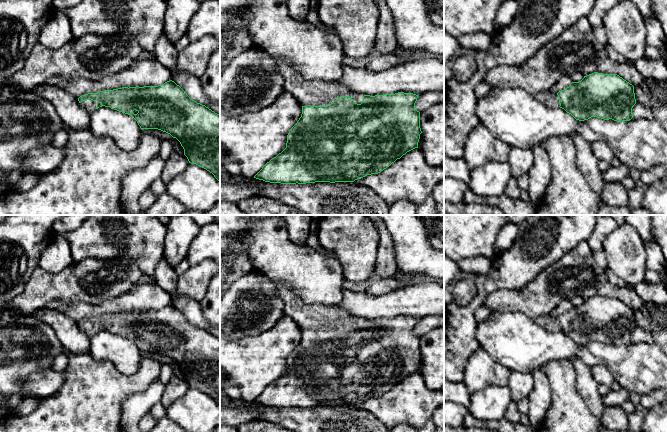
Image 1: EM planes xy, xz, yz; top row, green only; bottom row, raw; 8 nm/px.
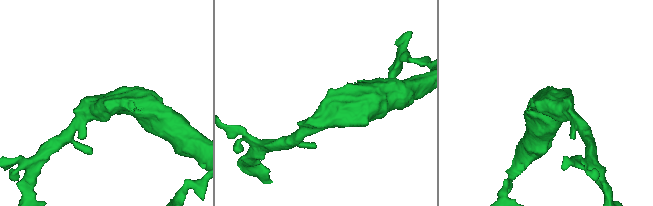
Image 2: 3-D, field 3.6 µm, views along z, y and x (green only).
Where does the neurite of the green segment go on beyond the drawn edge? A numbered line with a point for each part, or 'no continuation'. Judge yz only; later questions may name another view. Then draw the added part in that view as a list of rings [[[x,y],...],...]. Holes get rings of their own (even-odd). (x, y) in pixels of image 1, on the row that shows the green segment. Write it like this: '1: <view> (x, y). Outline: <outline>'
1: yz (550, 99). Outline: [[[551,90],[538,92],[534,95],[534,98],[550,108],[557,108],[560,106],[557,93],[552,92]]]

